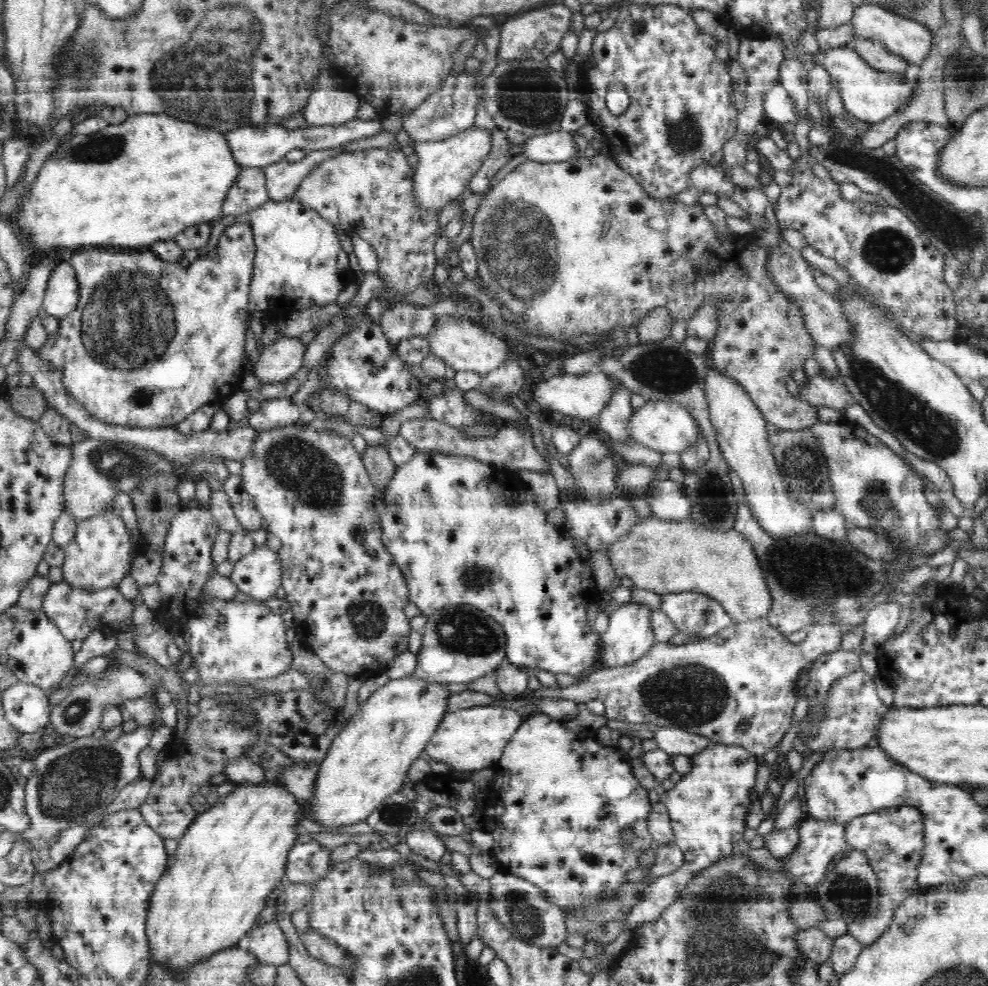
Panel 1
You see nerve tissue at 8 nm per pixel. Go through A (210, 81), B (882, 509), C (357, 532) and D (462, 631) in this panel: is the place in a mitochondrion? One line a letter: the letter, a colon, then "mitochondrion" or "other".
A: mitochondrion
B: mitochondrion
C: mitochondrion
D: mitochondrion

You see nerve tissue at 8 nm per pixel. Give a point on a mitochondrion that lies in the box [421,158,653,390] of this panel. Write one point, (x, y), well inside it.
(517, 242)

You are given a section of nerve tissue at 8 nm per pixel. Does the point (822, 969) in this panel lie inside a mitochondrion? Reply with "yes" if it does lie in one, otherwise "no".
no

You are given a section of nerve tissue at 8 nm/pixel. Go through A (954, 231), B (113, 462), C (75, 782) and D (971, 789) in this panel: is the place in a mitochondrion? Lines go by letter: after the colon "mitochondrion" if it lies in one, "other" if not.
A: mitochondrion
B: mitochondrion
C: mitochondrion
D: other

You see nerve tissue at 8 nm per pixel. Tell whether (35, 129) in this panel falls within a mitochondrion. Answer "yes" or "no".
no

